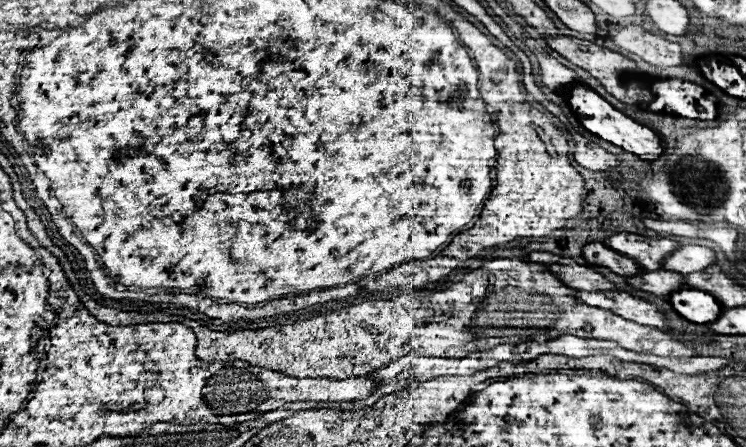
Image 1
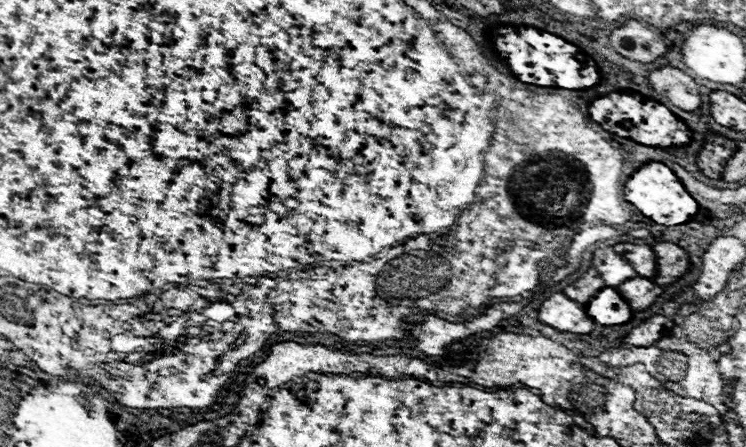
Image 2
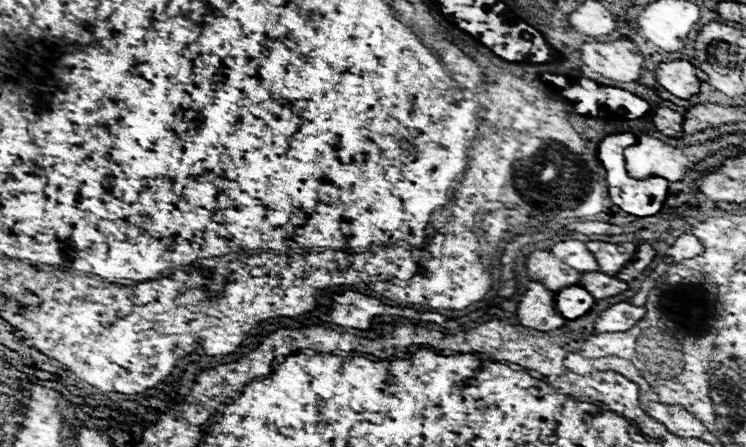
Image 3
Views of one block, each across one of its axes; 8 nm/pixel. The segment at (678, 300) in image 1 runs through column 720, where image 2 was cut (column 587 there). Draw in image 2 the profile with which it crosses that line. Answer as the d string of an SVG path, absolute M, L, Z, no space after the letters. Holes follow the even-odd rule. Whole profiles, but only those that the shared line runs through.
M602 288L584 308L602 326L618 326L632 320L632 308L616 288Z

